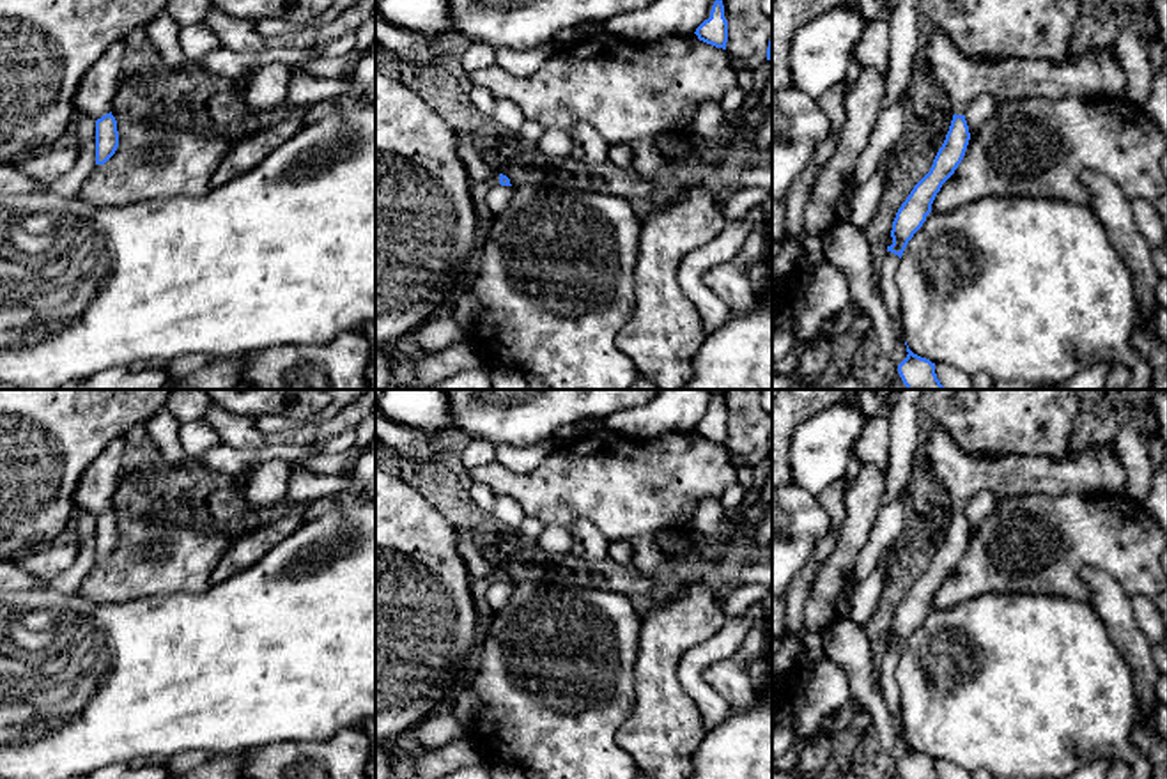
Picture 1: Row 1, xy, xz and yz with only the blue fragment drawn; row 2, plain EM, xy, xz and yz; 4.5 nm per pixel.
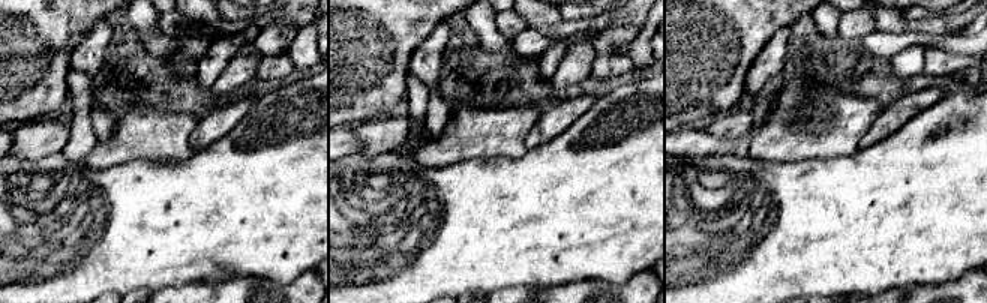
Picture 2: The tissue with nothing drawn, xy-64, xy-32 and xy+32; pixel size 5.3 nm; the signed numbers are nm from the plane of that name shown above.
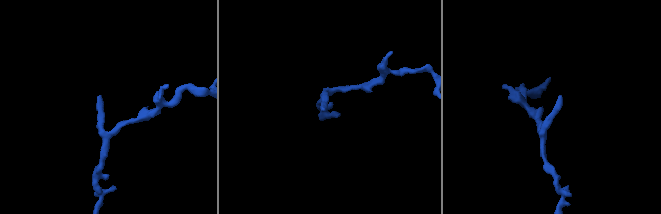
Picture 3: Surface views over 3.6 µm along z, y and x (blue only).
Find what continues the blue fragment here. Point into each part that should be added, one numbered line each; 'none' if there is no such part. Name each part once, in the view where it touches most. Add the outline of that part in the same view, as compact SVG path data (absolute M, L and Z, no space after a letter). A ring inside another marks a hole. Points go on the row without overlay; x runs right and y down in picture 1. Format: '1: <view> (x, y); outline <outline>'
1: xy (96, 487); outline M113 439L87 467L74 492L78 510L96 517L110 510L120 478L124 448L124 439Z

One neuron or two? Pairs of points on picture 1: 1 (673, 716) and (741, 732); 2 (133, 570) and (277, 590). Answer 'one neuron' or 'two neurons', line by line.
1: two neurons
2: two neurons

